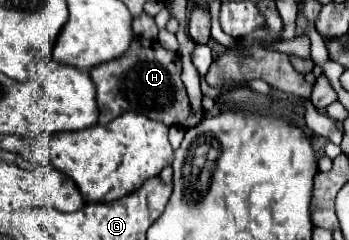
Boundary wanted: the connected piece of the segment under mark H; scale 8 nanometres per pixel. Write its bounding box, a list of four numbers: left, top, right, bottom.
[90,37,200,127]

